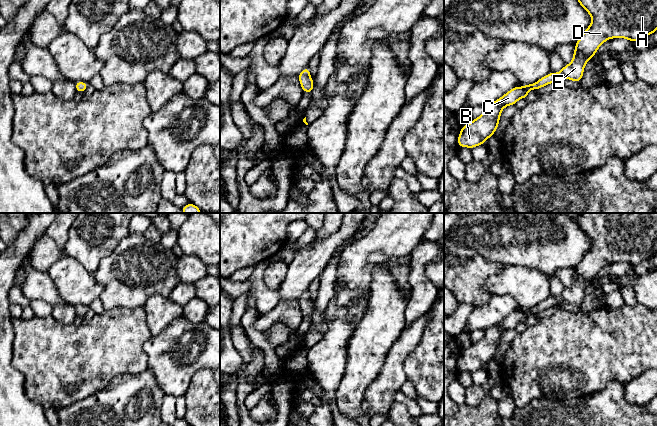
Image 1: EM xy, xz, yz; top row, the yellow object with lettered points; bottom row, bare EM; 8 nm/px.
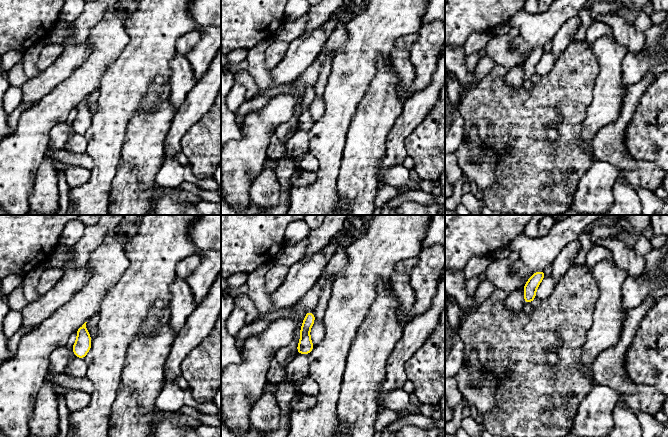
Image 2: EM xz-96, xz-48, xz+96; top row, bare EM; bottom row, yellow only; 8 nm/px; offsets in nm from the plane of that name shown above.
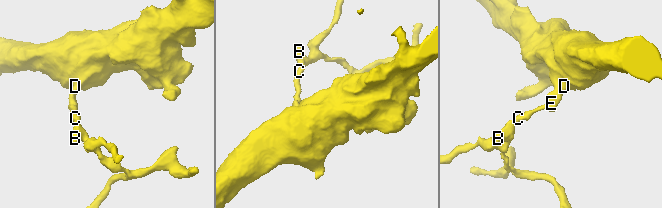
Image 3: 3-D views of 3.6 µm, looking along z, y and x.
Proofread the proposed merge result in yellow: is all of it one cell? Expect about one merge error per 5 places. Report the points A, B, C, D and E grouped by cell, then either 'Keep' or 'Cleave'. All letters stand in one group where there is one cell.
Groups: A B C D E. Keep

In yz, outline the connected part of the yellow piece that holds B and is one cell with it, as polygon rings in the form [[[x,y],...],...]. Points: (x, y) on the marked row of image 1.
[[[578,0],[590,14],[591,25],[576,42],[573,60],[558,73],[549,73],[534,84],[514,87],[500,99],[485,106],[485,112],[462,126],[458,136],[459,147],[482,145],[498,127],[502,109],[515,105],[520,98],[528,98],[528,90],[538,90],[558,78],[580,82],[584,66],[602,43],[611,38],[638,41],[652,35],[657,29],[657,0]]]

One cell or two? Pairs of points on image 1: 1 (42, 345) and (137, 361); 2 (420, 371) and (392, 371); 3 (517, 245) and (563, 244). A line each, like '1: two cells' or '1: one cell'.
1: one cell
2: two cells
3: one cell

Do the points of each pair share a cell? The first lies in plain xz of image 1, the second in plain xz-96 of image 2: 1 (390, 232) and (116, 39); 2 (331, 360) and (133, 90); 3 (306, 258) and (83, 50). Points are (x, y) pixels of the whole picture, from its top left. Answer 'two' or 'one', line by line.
1: two
2: one
3: one

